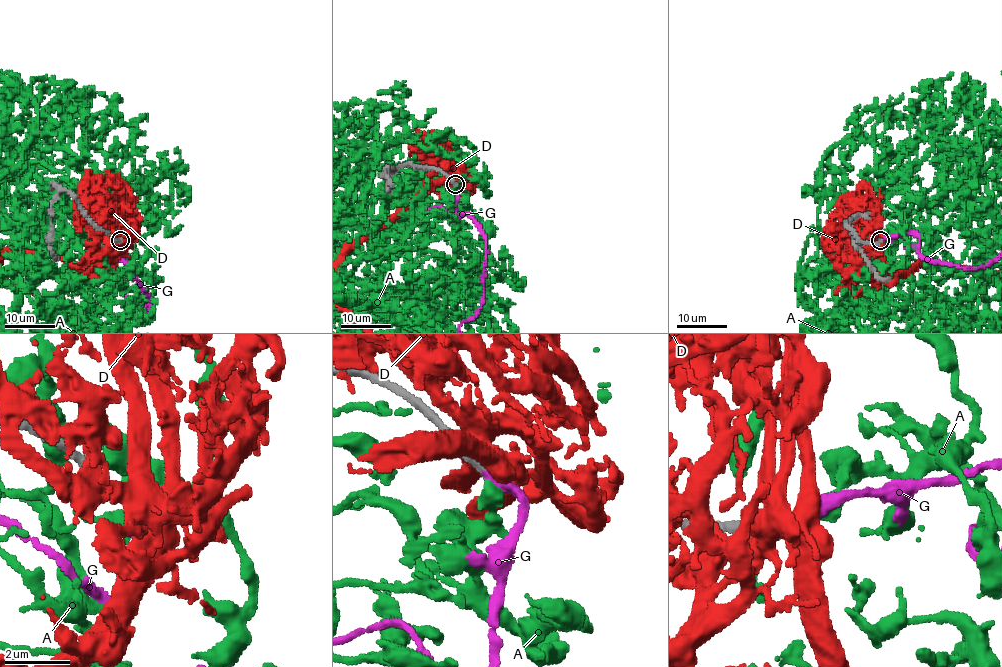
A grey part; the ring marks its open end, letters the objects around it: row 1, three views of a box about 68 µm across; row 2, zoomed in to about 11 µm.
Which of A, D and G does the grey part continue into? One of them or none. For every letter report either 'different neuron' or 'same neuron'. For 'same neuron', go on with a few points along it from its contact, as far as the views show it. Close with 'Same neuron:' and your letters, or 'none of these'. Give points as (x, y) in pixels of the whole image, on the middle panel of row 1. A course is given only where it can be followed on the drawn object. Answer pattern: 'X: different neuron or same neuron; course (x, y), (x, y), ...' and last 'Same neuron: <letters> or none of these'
A: different neuron
D: different neuron
G: same neuron
Same neuron: G

